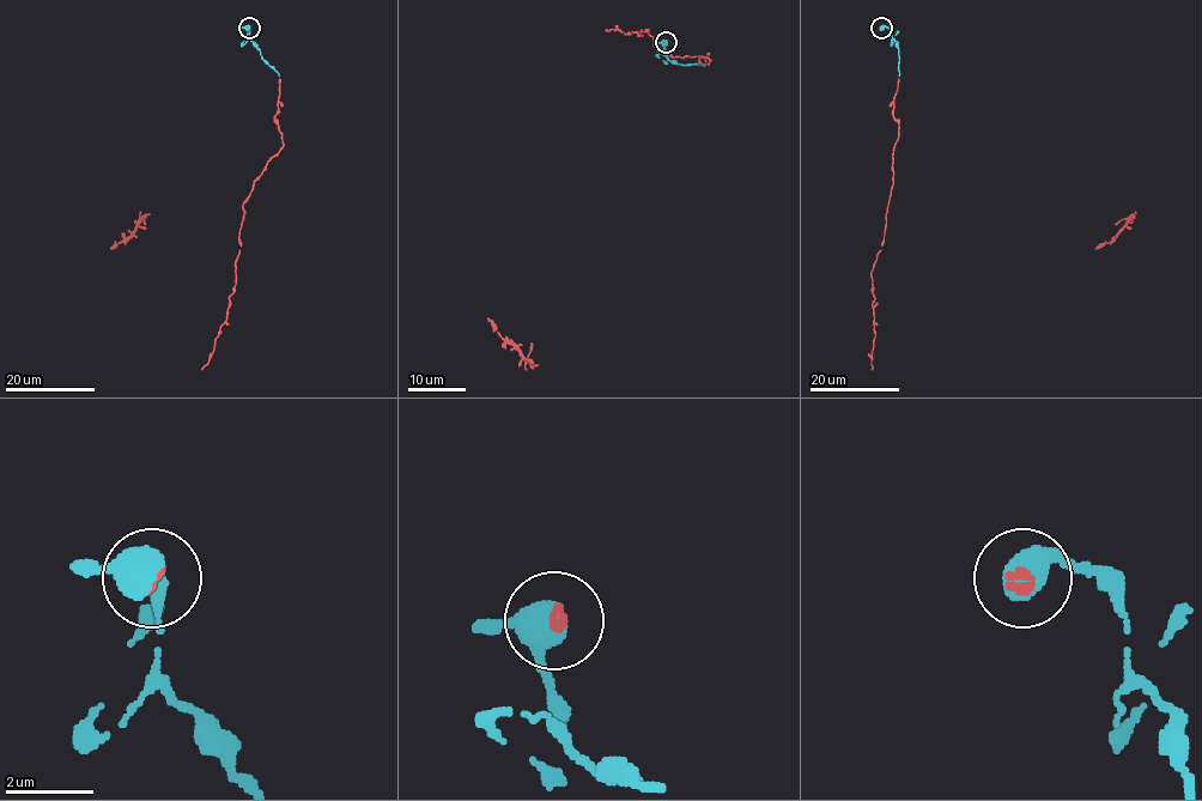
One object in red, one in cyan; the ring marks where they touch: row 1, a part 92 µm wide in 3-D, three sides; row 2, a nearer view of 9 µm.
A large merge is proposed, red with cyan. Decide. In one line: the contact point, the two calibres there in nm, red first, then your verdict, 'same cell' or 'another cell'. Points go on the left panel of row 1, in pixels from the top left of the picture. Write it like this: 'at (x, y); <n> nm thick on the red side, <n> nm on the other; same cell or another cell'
at (249, 28); 130 nm thick on the red side, 500 nm on the other; same cell

